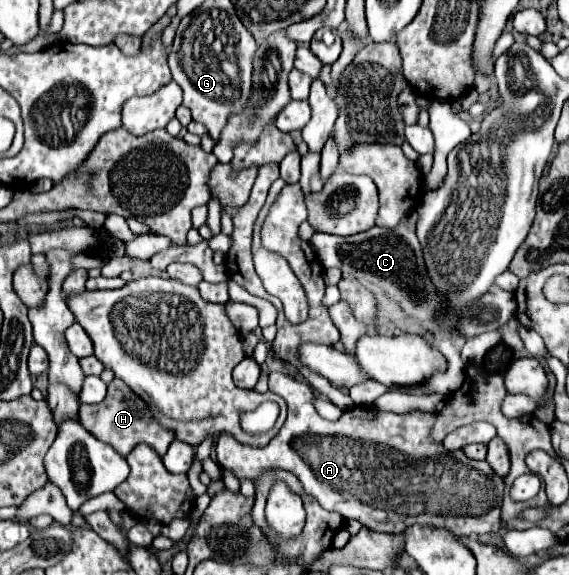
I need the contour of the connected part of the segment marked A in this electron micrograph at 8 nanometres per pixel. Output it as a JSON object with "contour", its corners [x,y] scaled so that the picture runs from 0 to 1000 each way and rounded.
{"contour":[[[494,647],[473,650],[473,678],[490,685],[504,706],[508,720],[490,748],[490,755],[466,779],[438,779],[420,772],[402,755],[388,755],[381,769],[381,803],[392,817],[413,824],[420,838],[441,835],[452,838],[466,817],[508,817],[533,842],[536,859],[550,863],[571,887],[596,890],[606,904],[631,904],[641,918],[656,925],[701,929],[719,915],[757,915],[782,918],[800,932],[856,929],[891,918],[877,904],[877,873],[884,870],[884,831],[859,817],[856,803],[824,800],[810,783],[786,786],[779,772],[757,765],[757,744],[764,720],[750,717],[719,717],[719,720],[687,720],[666,717],[656,720],[649,710],[624,706],[610,713],[596,734],[578,734],[561,723],[550,703],[550,678],[543,668],[533,668],[518,657],[508,657]]]}

